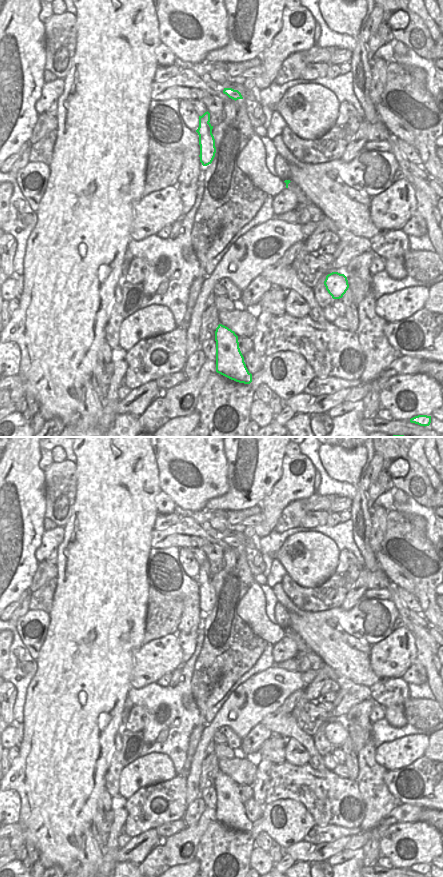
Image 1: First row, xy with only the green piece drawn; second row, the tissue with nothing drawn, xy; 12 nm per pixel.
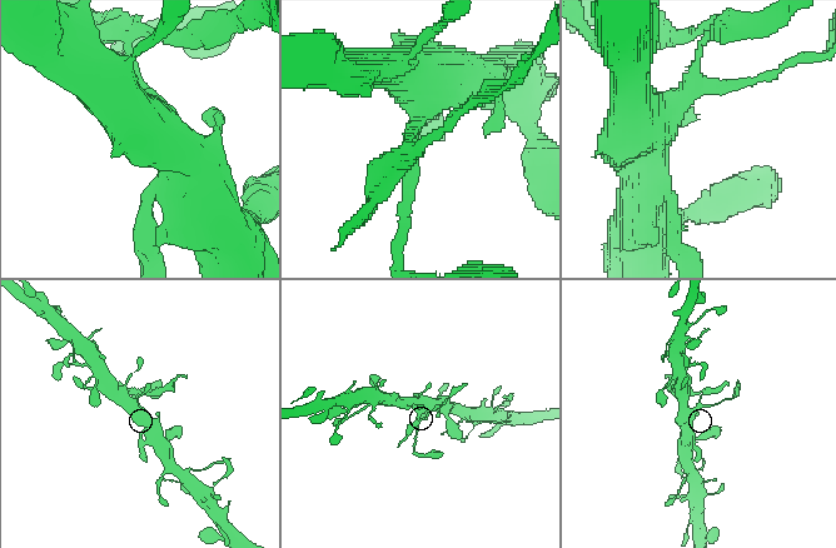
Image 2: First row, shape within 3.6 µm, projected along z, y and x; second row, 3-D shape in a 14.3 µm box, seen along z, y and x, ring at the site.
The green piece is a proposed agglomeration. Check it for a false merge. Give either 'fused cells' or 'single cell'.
fused cells

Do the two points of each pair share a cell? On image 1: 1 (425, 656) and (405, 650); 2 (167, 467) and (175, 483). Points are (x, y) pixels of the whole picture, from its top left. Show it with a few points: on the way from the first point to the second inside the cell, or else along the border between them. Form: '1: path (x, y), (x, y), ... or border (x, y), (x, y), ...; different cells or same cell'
1: border (414, 636), (417, 659); different cells
2: path (171, 471), (175, 479); same cell

